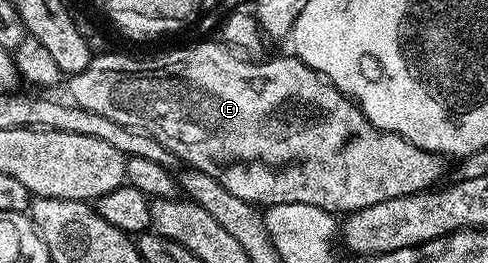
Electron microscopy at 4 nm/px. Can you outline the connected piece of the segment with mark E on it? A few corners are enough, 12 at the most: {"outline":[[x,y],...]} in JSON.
{"outline":[[113,50],[69,99],[255,206],[433,189],[297,56]]}

